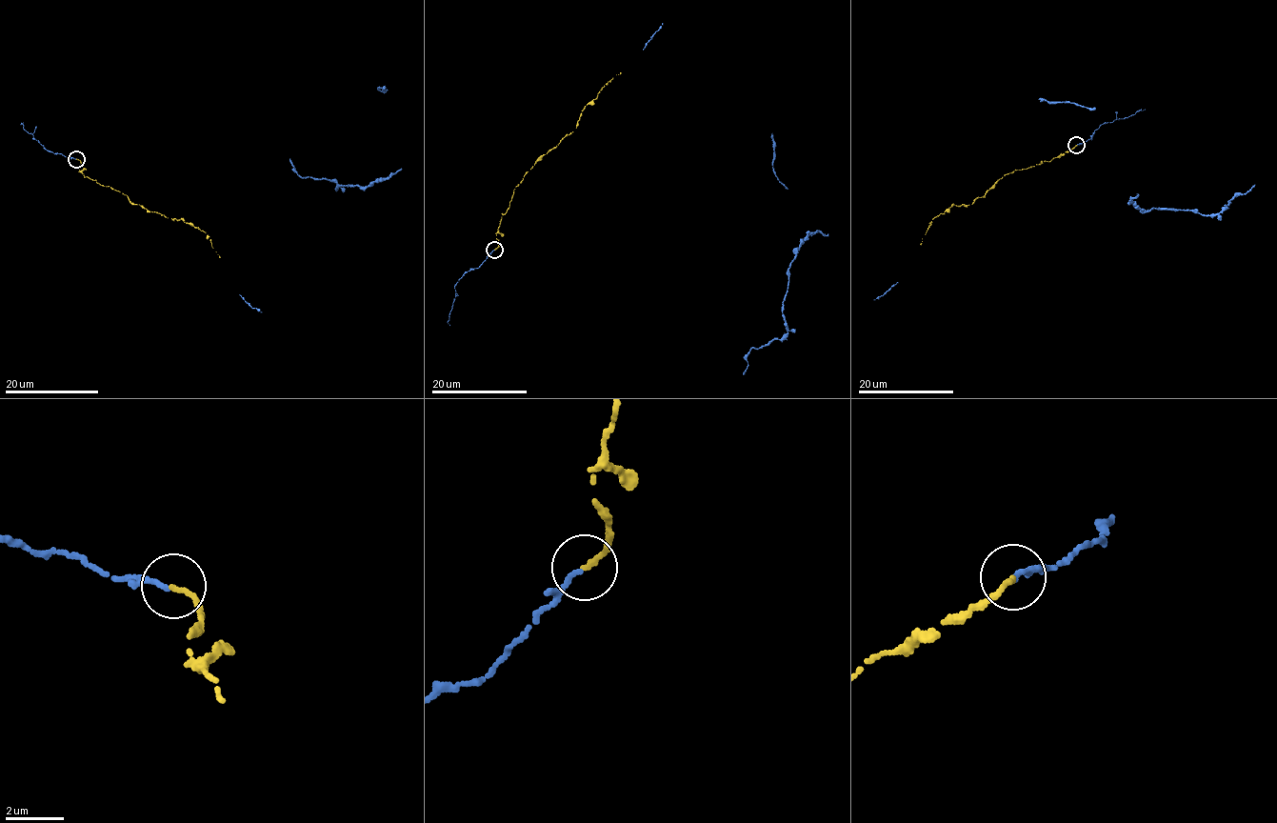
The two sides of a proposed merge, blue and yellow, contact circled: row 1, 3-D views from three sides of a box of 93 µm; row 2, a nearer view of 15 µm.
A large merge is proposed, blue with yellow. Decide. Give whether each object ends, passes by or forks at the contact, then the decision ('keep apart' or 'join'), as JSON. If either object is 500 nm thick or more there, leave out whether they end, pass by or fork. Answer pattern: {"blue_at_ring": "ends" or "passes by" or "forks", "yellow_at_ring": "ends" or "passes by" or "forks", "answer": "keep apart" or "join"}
{"blue_at_ring": "ends", "yellow_at_ring": "ends", "answer": "join"}

